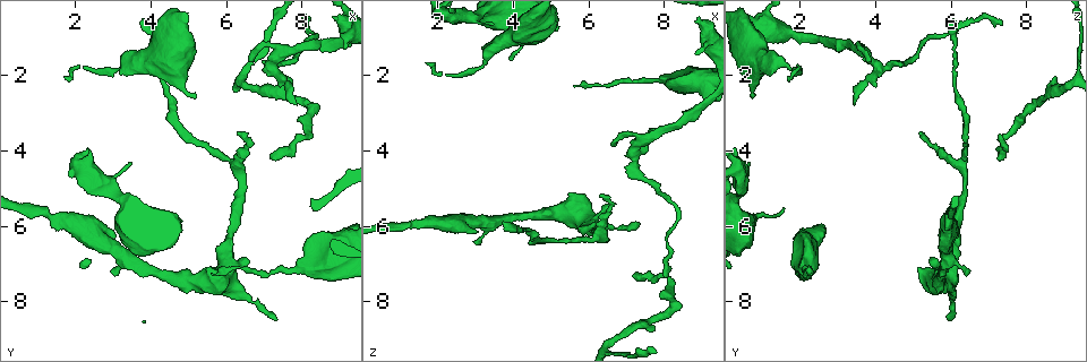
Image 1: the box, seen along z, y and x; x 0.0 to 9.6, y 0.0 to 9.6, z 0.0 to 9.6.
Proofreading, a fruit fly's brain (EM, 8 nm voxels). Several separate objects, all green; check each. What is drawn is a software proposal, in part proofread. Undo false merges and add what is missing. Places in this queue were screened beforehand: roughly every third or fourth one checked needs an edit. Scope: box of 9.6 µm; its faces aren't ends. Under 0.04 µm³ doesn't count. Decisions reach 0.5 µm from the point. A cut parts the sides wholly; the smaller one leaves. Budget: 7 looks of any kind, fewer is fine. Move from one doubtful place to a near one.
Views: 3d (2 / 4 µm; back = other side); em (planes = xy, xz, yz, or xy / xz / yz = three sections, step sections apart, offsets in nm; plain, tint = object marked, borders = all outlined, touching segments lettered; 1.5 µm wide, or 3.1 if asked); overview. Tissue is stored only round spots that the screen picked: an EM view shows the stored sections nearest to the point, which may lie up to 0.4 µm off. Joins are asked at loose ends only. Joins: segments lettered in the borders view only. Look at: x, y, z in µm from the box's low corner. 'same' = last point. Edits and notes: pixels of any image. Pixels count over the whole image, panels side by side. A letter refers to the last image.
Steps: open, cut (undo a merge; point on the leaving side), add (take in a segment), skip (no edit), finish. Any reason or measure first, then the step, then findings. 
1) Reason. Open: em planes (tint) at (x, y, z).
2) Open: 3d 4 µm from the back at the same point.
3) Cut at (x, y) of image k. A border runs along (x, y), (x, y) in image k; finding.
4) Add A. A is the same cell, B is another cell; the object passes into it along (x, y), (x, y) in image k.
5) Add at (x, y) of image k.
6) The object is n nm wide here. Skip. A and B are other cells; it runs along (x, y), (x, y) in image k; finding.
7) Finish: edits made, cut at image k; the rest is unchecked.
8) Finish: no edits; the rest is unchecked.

Branch stops here. Open: 3d 2 µm at (3.00, 7.20, 6.45).

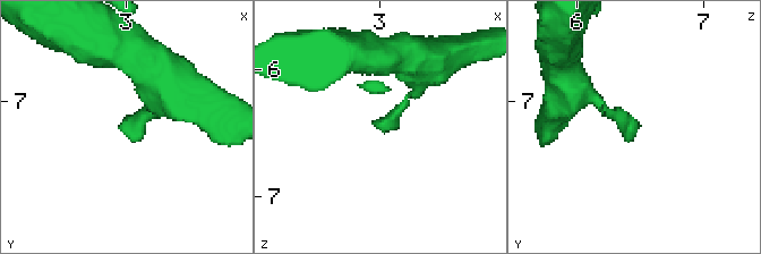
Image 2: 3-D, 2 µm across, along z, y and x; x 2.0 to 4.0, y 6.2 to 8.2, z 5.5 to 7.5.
Now the EM. Open: em planes (borders) at (3.00, 7.26, 6.46).

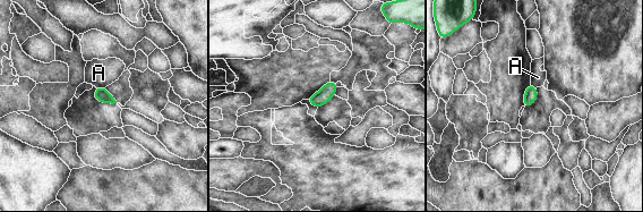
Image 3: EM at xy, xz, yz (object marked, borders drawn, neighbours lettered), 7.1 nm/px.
Skip. A is another cell; a border runs along (95, 86), (104, 87) in image 3; none of them fits.

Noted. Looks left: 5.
Tapers out. Open: 3d 4 µm from the back at (5.65, 7.30, 2.20).

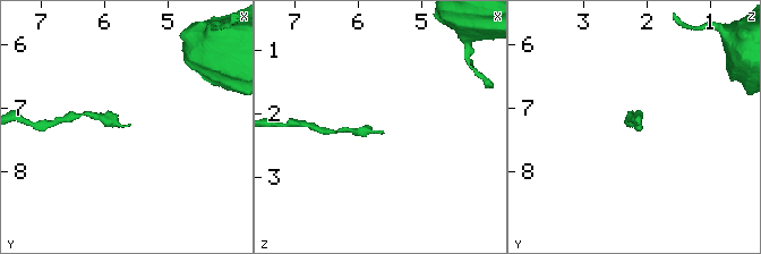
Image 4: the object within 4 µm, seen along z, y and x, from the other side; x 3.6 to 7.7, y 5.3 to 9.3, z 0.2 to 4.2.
Open: em planes (tint) at (5.60, 7.30, 2.30).

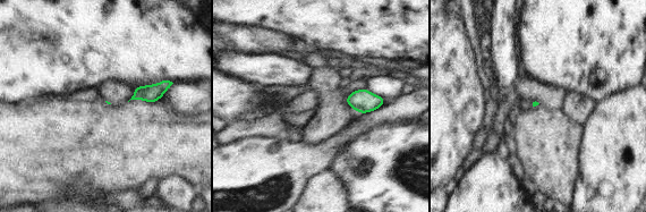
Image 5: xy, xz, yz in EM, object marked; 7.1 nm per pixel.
Open: em planes (borders) at the same point.

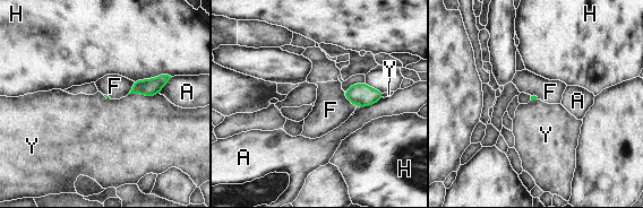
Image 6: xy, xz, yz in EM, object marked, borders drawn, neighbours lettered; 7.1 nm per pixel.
The longest contact is with H, 280 nm. Skip. A, F, H and Y are other cells; a border runs along (159, 93), (152, 96), (127, 96) in image 6; none of them fits.

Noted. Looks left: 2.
Sharp bend. Open: 3d 4 µm at (7.20, 1.75, 4.00).

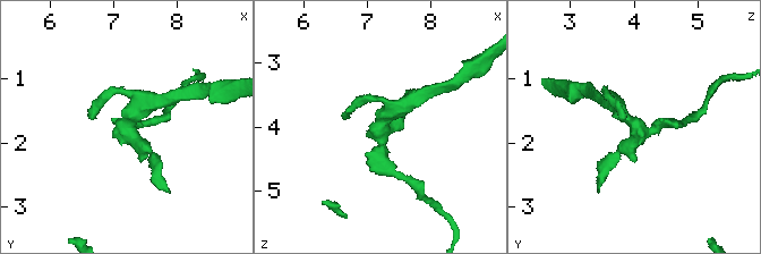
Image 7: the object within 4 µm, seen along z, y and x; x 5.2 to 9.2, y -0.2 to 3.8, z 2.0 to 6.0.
Shape alone is not enough. Open: em planes (borders) at (7.15, 1.80, 4.05).

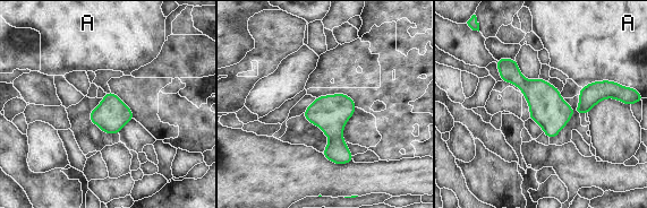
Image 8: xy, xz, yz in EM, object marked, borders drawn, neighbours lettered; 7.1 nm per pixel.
Skip. A is another cell; a border runs along (618, 83), (594, 80), (581, 87) in image 8; one cell here.

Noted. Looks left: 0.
Finish: no edits; the rest is unchecked.

